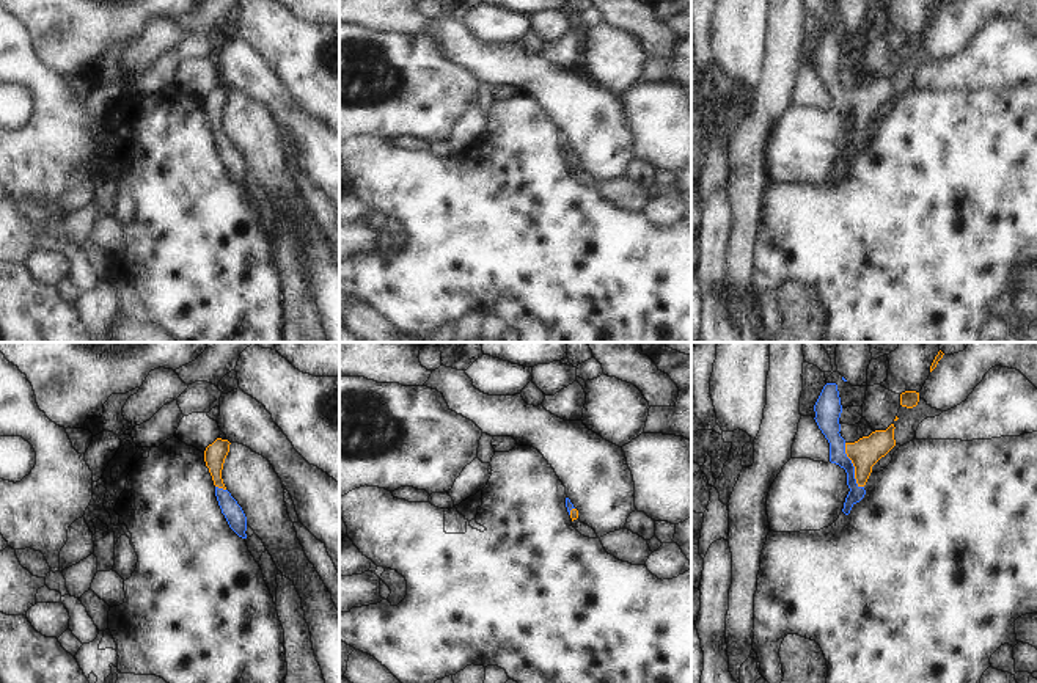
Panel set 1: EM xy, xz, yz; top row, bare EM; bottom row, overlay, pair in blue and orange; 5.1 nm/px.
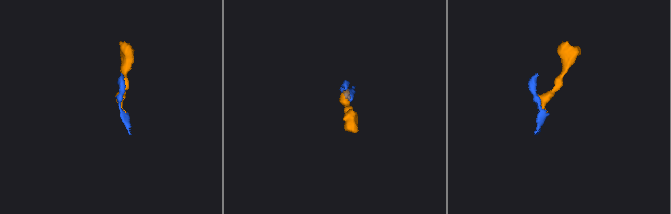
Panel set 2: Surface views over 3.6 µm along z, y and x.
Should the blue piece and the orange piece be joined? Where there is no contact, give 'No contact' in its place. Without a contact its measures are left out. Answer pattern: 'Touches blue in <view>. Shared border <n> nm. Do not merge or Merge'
Touches blue in yz. Shared border 260 nm. Merge.

